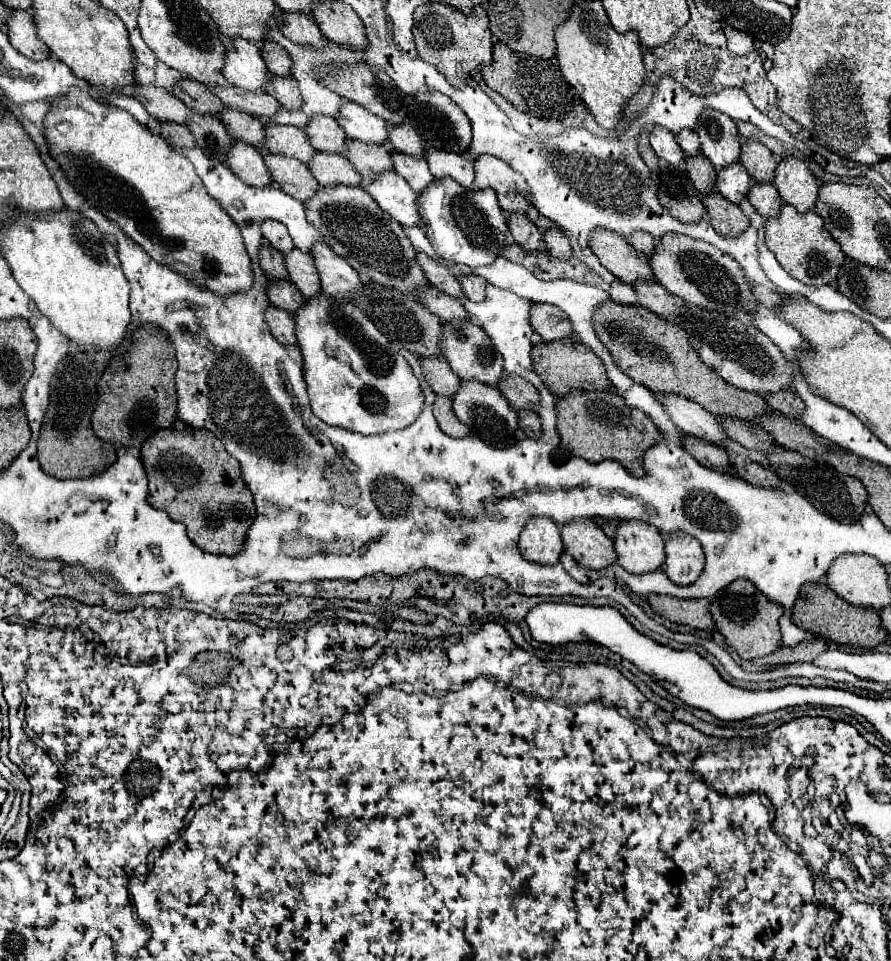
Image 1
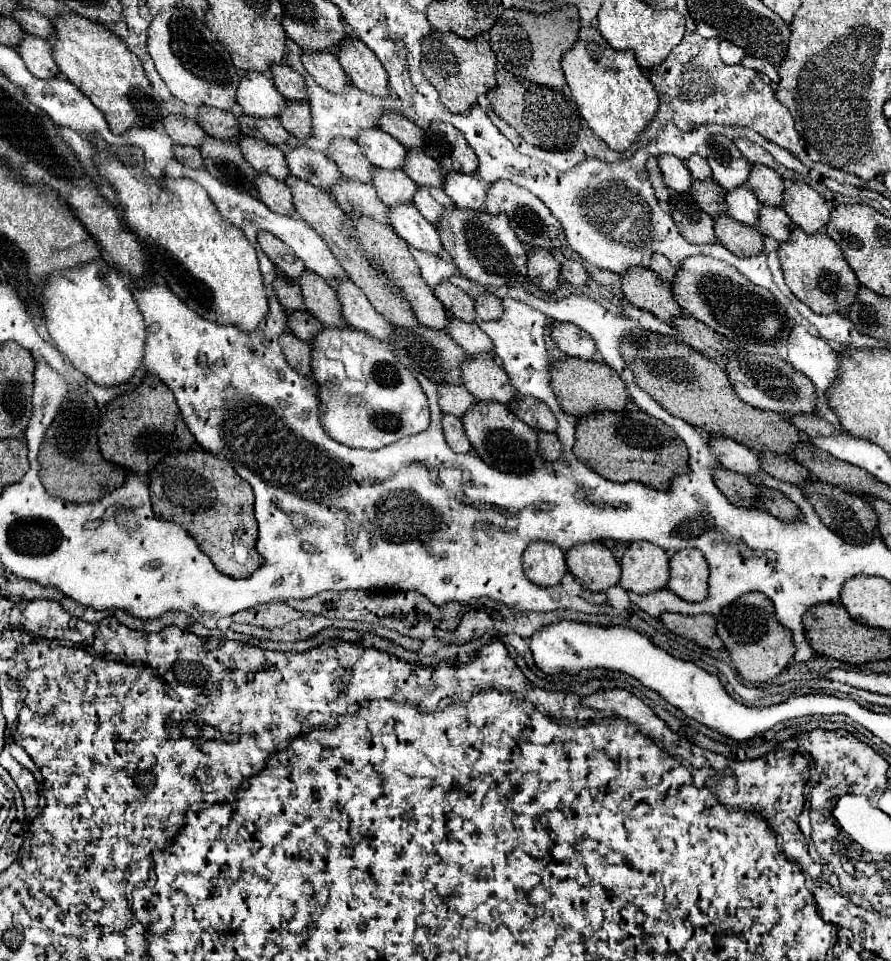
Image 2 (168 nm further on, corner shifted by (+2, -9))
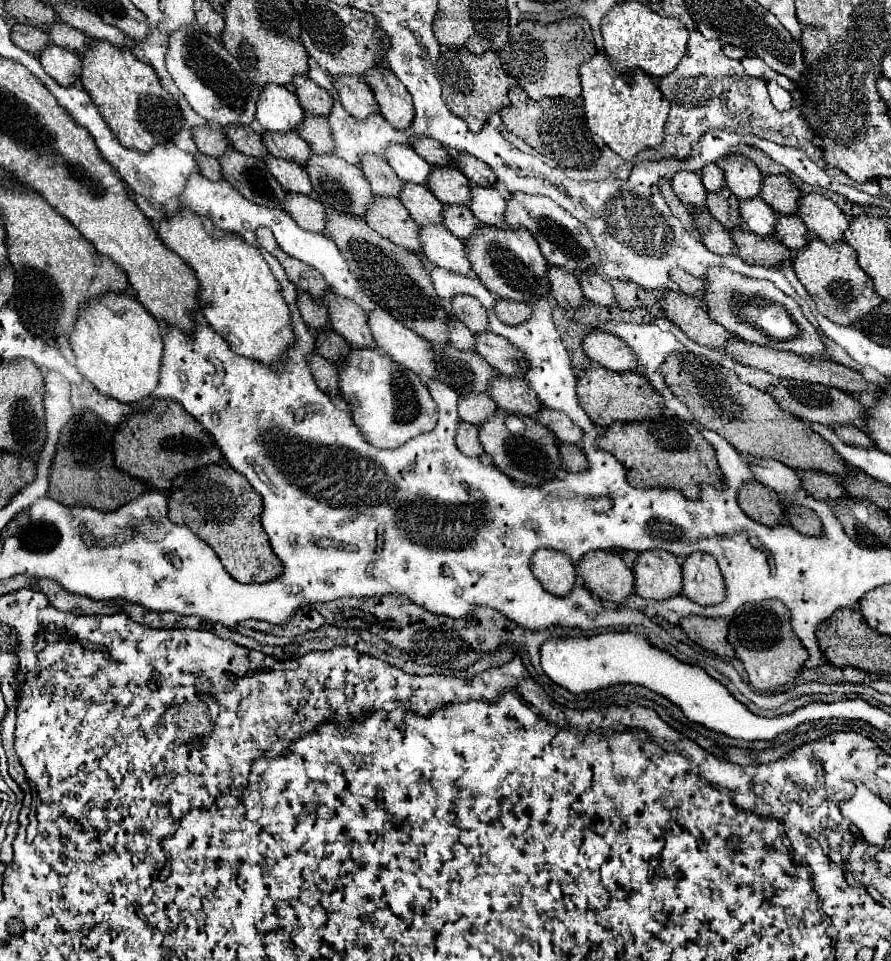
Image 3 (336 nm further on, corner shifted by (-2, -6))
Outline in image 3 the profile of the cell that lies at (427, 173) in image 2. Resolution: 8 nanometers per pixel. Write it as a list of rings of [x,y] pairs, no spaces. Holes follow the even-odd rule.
[[[435,166],[431,168],[429,176],[429,190],[443,202],[443,204],[471,204],[471,182],[455,168],[455,166]]]

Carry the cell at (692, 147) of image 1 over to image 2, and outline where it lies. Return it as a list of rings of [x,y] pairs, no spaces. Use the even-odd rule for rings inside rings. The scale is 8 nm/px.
[[[691,155],[687,161],[685,161],[687,169],[691,171],[693,179],[707,179],[711,177],[711,169],[707,165],[707,159],[701,157],[701,155]]]

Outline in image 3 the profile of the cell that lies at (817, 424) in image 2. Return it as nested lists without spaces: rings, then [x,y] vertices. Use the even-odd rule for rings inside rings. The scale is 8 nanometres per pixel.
[[[839,426],[839,428],[835,428],[835,434],[837,434],[845,444],[849,444],[849,446],[861,446],[861,448],[873,446],[873,448],[875,448],[873,440],[871,440],[863,430],[859,430],[859,428],[855,428],[855,426]]]

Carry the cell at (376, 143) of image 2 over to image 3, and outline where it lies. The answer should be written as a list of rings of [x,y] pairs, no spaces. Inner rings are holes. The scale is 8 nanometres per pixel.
[[[389,146],[389,150],[385,152],[385,160],[403,182],[427,186],[431,164],[427,164],[411,146]]]

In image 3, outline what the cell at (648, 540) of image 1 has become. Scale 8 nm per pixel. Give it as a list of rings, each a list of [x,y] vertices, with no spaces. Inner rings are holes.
[[[663,550],[639,554],[635,572],[635,594],[647,600],[667,600],[681,592],[681,566],[677,558]]]

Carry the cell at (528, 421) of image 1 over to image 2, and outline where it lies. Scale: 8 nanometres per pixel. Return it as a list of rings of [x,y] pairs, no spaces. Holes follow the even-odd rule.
[[[537,431],[537,441],[539,441],[539,453],[543,455],[543,459],[547,461],[555,461],[561,455],[561,443],[557,439],[555,433],[541,433]]]

